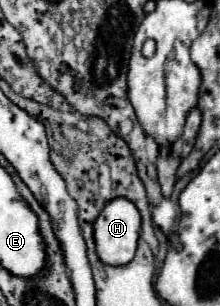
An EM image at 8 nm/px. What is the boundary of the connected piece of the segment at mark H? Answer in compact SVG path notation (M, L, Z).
M126 198L110 200L94 222L96 254L104 264L122 266L134 258L140 232L140 214Z

